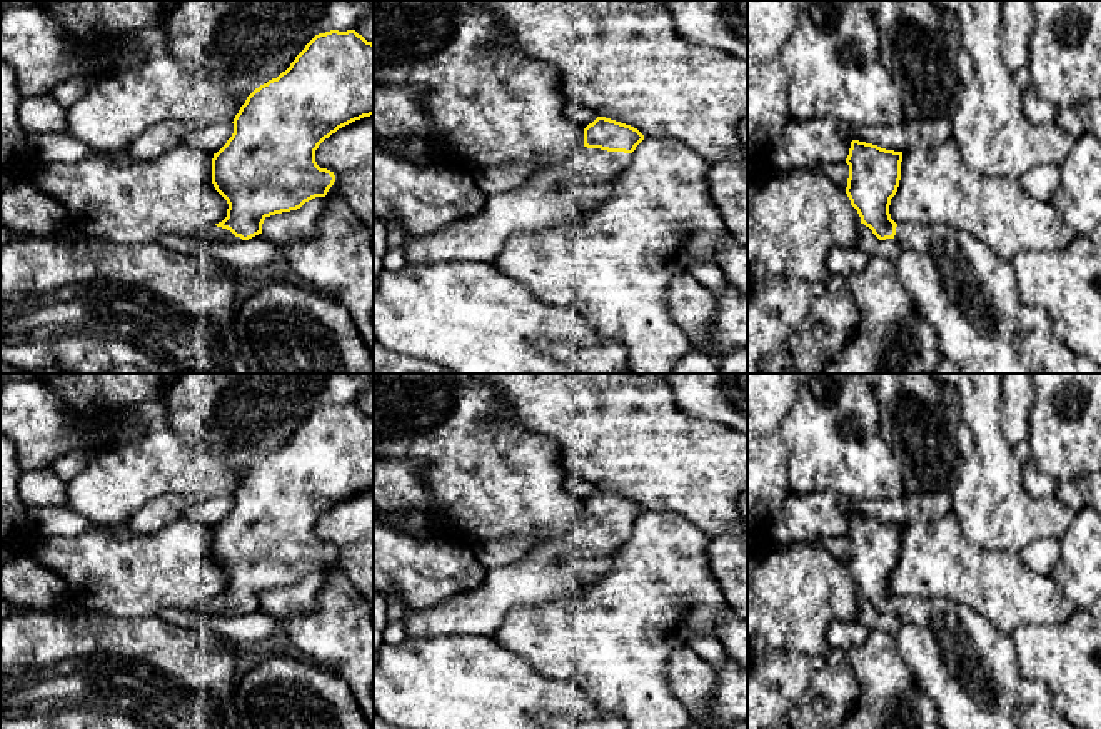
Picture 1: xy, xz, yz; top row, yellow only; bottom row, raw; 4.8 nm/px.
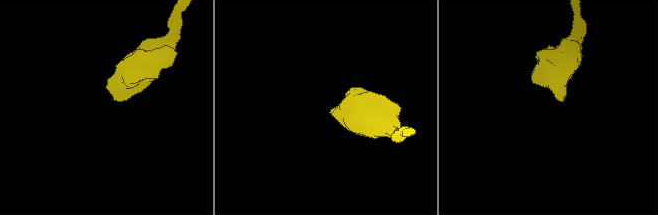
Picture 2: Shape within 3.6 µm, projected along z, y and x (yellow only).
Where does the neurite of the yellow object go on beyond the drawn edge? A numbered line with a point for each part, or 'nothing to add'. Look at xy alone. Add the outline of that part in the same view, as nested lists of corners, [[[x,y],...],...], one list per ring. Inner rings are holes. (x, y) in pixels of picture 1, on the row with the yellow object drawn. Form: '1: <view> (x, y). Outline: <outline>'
1: xy (214, 232). Outline: [[[212,225],[207,230],[204,230],[197,239],[202,240],[217,240],[217,242],[242,242],[240,237],[235,237],[230,230]]]

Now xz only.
1: xz (563, 192). Outline: [[[582,147],[522,185],[489,195],[477,215],[397,242],[407,264],[494,264],[512,235],[544,232],[601,207],[609,199],[611,180],[629,160],[631,153]]]

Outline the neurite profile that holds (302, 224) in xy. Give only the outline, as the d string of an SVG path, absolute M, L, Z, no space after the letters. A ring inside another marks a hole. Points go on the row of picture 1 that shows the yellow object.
M315 197L297 210L265 217L262 235L275 247L309 240L319 234L319 219L322 214L324 197Z

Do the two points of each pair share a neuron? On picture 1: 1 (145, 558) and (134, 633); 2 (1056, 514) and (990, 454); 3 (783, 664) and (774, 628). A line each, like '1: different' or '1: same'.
1: different
2: same
3: different

